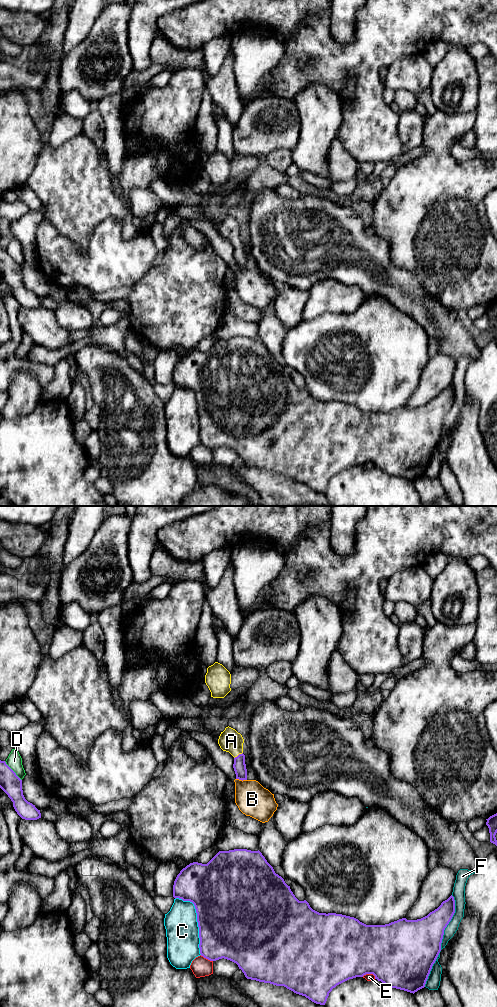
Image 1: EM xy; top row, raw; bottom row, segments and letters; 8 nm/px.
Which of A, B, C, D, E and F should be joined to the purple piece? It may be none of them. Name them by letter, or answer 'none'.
A

